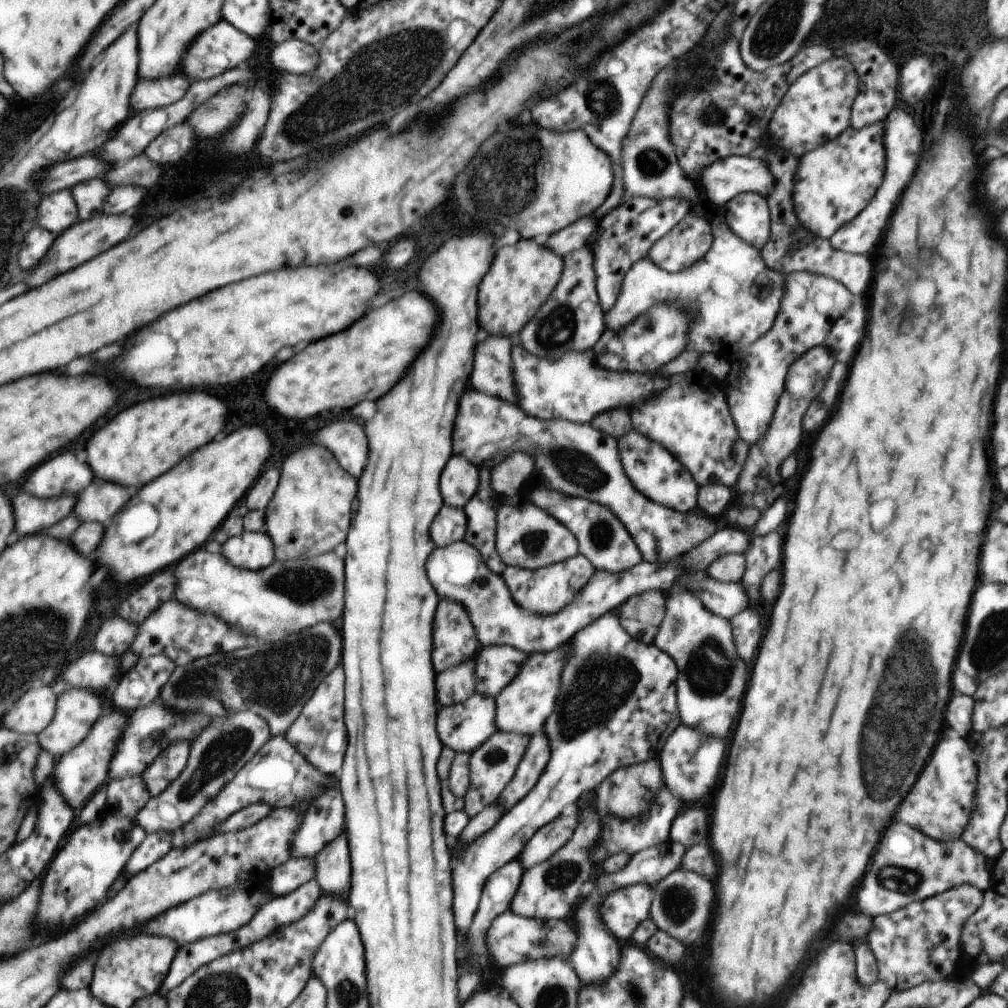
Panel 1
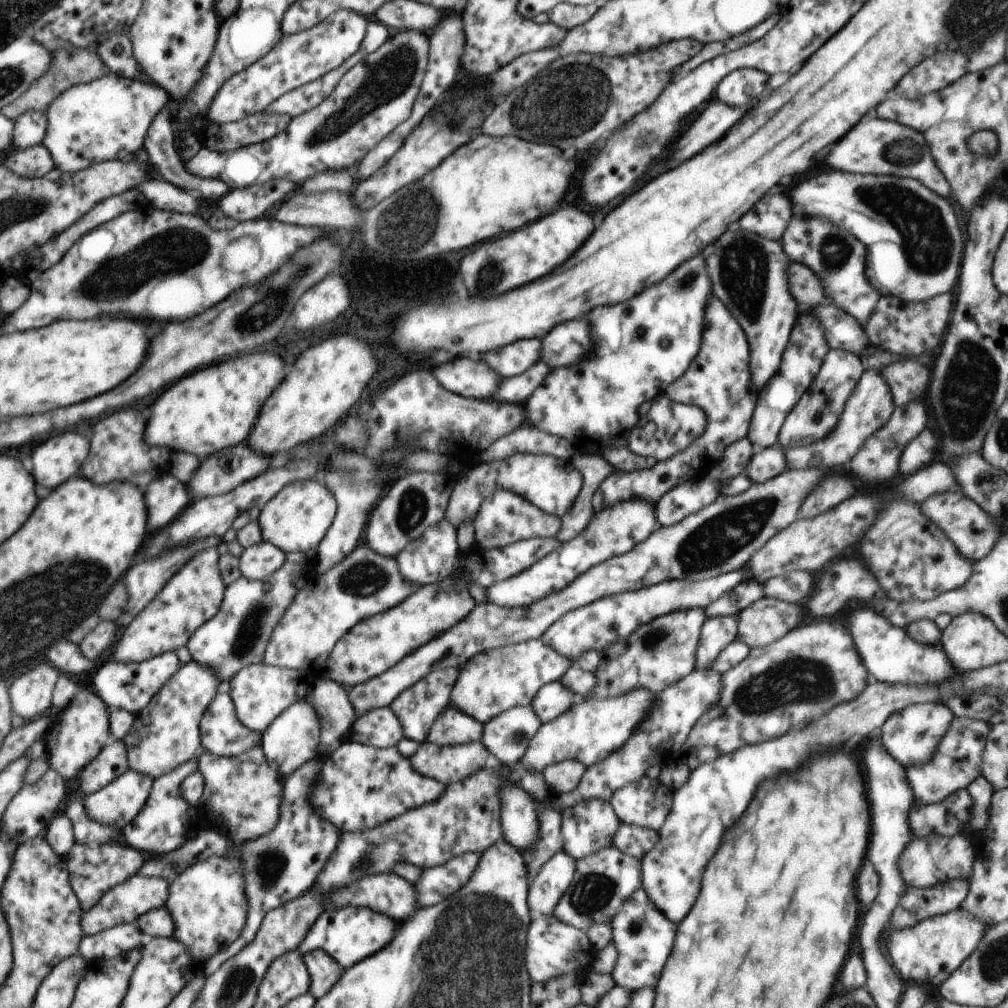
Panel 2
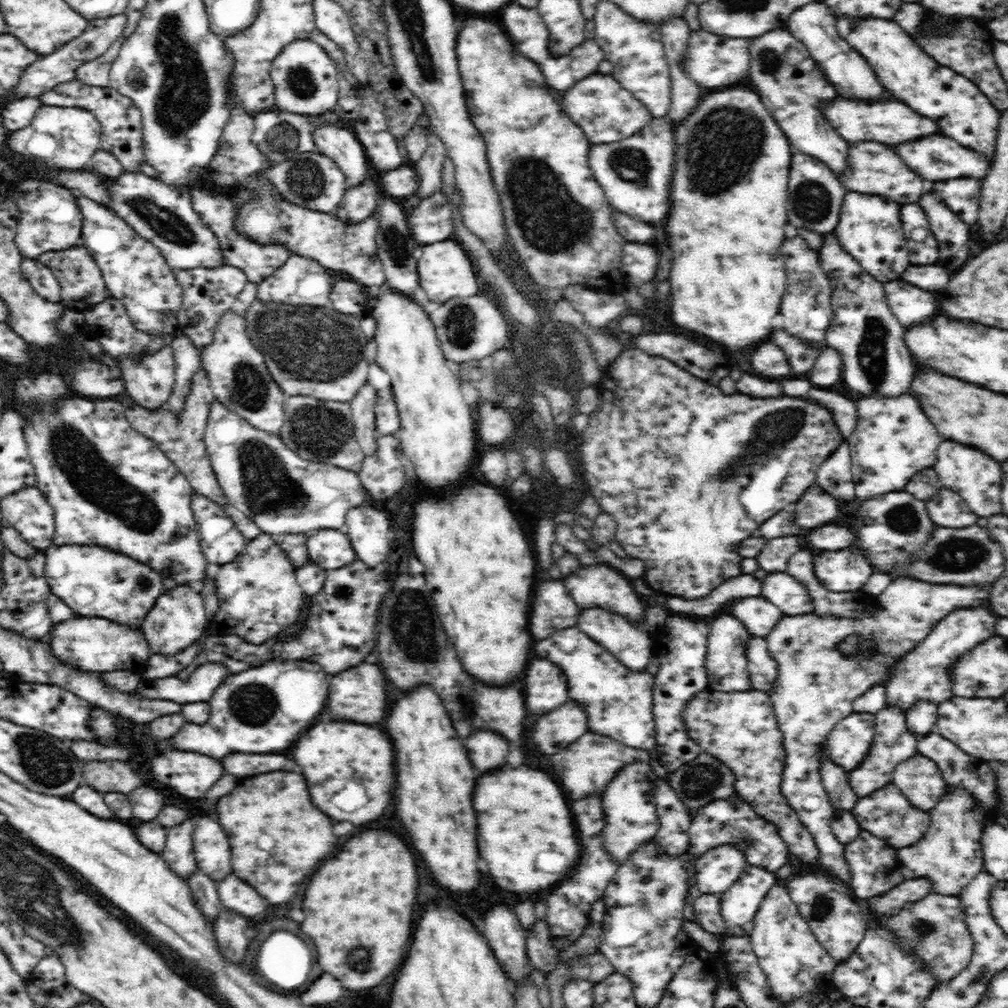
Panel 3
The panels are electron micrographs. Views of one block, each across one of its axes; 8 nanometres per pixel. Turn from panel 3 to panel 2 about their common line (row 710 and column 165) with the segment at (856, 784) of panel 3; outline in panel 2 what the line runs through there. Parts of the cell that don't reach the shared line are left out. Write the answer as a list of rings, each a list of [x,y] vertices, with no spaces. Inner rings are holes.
[[[134,875],[125,883],[112,888],[106,893],[100,903],[88,912],[83,912],[82,926],[83,934],[93,935],[97,932],[116,927],[122,923],[136,922],[139,916],[146,914],[149,910],[164,907],[170,896],[170,882],[164,877],[149,877]]]

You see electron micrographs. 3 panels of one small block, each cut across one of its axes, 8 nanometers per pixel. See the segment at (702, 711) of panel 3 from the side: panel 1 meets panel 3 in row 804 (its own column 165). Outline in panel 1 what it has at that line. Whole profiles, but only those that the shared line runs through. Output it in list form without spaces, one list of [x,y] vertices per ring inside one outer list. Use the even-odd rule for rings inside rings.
[[[190,742],[172,743],[141,774],[152,797],[161,795],[181,775],[189,757]]]

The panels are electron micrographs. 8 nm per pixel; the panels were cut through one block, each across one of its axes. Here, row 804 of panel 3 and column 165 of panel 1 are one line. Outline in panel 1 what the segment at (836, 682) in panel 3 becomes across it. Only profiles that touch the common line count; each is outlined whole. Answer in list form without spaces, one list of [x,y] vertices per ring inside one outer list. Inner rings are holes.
[[[240,711],[214,716],[213,721],[197,739],[192,741],[194,752],[189,752],[190,768],[182,771],[177,779],[157,797],[152,797],[135,816],[137,823],[149,833],[178,833],[197,818],[209,800],[220,794],[245,764],[268,742],[271,732],[268,723],[257,713]]]

